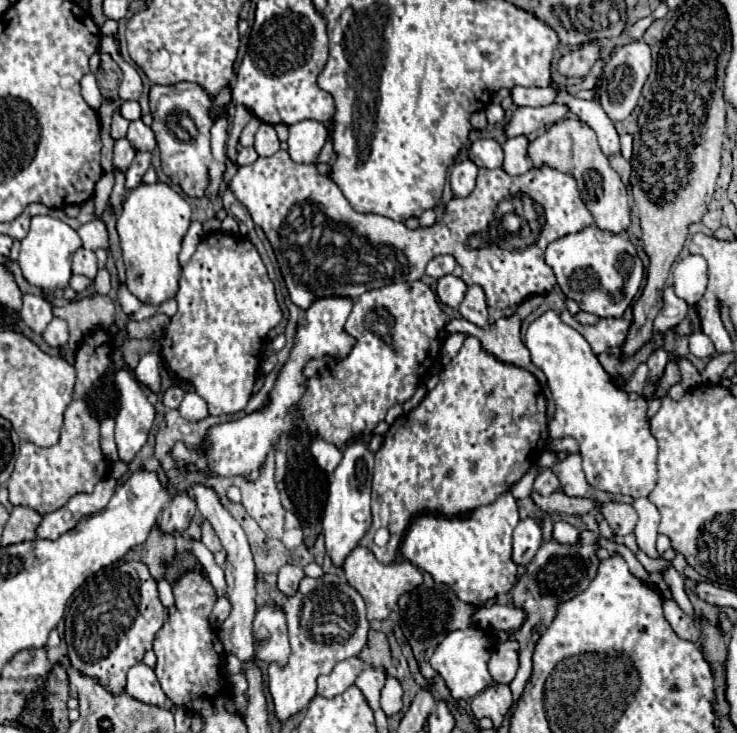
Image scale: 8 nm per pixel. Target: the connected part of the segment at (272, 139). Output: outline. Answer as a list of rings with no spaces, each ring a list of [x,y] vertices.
[[[261,122],[257,134],[255,134],[255,144],[253,144],[255,152],[259,156],[273,156],[277,150],[279,150],[279,138],[273,130],[271,124],[265,124]]]

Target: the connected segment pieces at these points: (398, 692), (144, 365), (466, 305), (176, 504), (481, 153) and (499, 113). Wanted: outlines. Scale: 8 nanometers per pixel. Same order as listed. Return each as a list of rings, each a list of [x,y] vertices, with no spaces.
[[[387,674],[385,686],[381,690],[381,708],[387,716],[395,716],[397,712],[401,712],[401,706],[403,706],[403,688],[397,678]]]
[[[145,354],[139,360],[139,366],[133,370],[135,378],[145,384],[151,392],[159,392],[161,388],[161,376],[159,376],[159,354]]]
[[[471,286],[459,306],[459,312],[465,320],[485,328],[489,326],[489,320],[487,320],[487,302],[485,302],[485,292],[483,288],[479,286]]]
[[[175,496],[171,500],[171,504],[163,510],[161,520],[159,520],[157,526],[163,534],[181,536],[187,530],[195,510],[197,510],[197,504],[191,496]]]
[[[477,140],[469,148],[469,158],[479,168],[499,168],[503,164],[503,148],[495,140]]]
[[[489,104],[485,109],[485,113],[489,124],[502,122],[505,118],[505,110],[499,104]]]

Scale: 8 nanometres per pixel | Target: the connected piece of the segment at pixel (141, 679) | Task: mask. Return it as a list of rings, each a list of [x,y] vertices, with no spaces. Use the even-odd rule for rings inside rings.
[[[135,664],[129,674],[127,674],[127,694],[143,704],[151,704],[151,706],[159,706],[163,708],[167,702],[165,692],[159,686],[159,680],[153,672],[153,668],[149,668],[147,664]]]

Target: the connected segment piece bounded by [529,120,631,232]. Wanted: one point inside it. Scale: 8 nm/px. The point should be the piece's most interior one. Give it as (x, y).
(570, 147)

